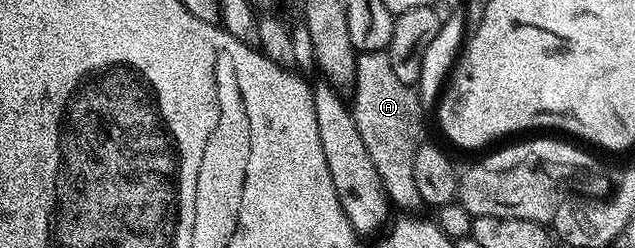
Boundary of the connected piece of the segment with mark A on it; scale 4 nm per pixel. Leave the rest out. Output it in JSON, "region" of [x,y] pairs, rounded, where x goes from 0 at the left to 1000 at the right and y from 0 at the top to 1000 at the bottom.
{"region":[[[580,202],[570,206],[562,234],[561,258],[561,306],[556,327],[556,355],[559,355],[559,403],[556,399],[553,440],[559,468],[561,512],[565,516],[565,540],[572,548],[572,573],[578,589],[578,605],[584,625],[584,645],[591,657],[591,677],[597,690],[597,710],[603,726],[608,782],[613,786],[614,810],[625,835],[631,831],[630,843],[644,847],[650,839],[650,823],[657,823],[661,810],[658,790],[658,750],[654,742],[652,718],[652,669],[654,633],[658,625],[658,597],[666,585],[669,556],[666,556],[666,464],[669,444],[665,435],[658,387],[658,367],[641,339],[635,335],[635,323],[628,319],[628,306],[622,294],[622,274],[616,262],[614,226],[611,206],[606,202]]]}

